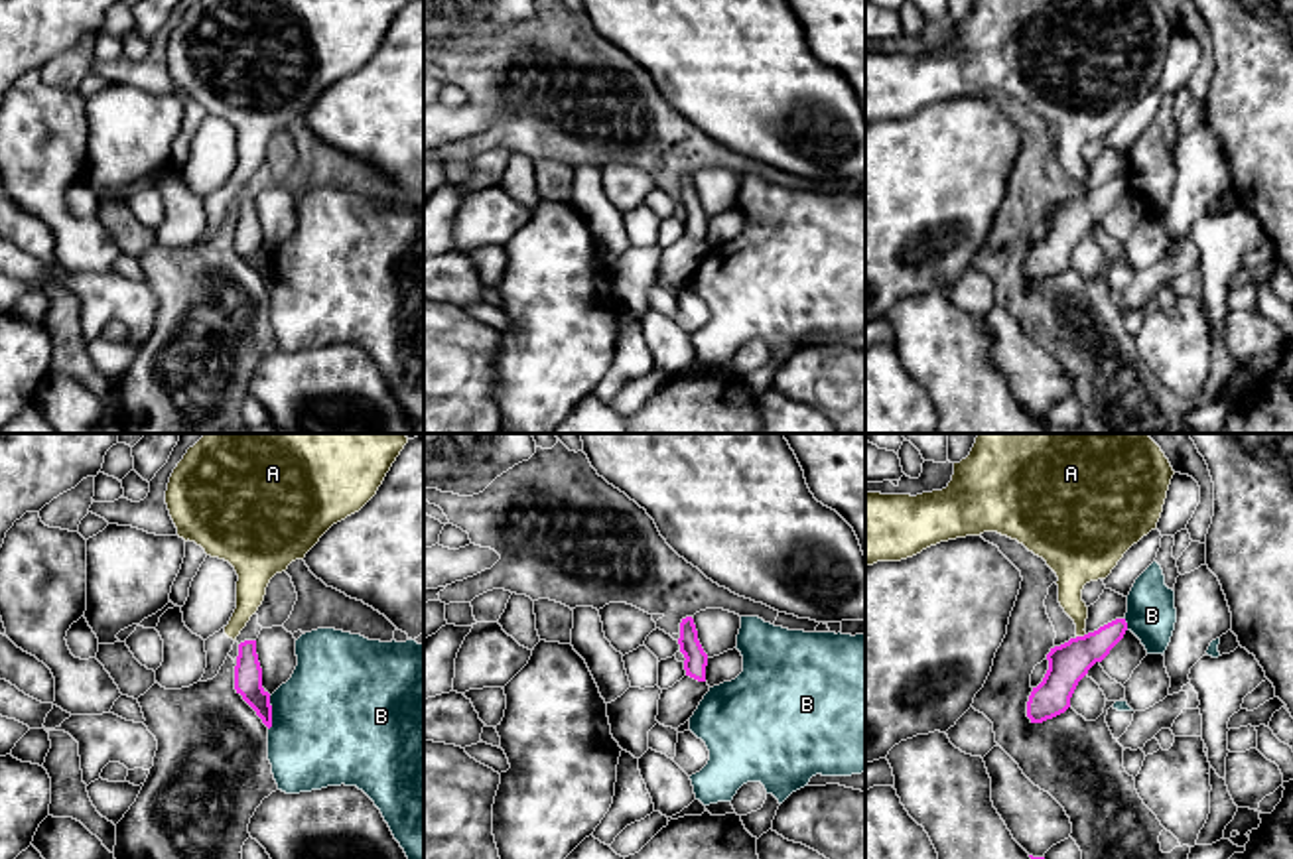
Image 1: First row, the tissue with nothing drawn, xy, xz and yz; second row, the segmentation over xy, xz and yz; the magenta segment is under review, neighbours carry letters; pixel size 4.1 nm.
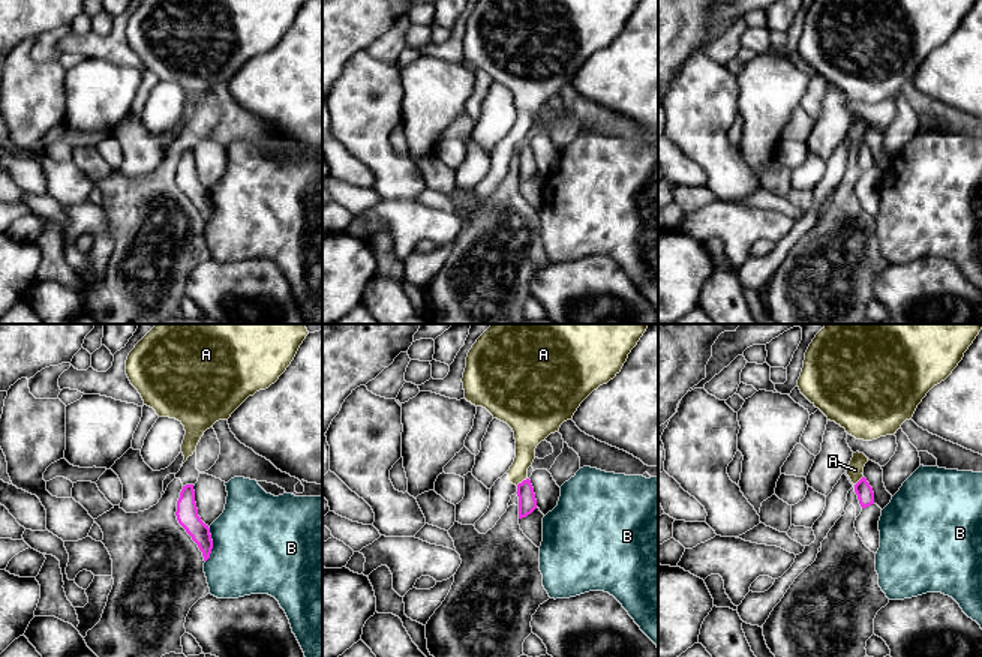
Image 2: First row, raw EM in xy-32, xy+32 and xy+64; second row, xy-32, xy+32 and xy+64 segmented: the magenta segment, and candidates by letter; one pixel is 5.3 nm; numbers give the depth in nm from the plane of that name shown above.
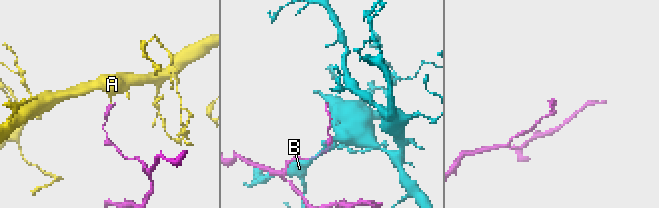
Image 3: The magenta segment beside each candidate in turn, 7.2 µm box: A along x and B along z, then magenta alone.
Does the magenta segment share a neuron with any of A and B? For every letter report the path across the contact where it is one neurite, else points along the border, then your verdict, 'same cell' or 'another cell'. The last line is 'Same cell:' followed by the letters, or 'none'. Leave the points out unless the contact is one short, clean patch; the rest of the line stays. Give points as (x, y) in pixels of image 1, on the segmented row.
A: along yz (1085, 633), (1077, 637) | another cell
B: another cell
Same cell: none

